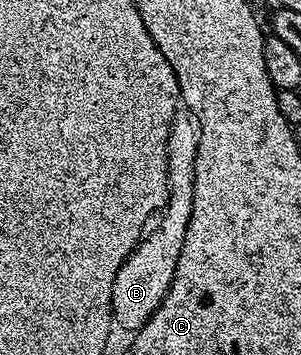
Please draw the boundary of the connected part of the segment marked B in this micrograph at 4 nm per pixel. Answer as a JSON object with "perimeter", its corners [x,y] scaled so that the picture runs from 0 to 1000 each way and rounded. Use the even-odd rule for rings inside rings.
{"perimeter":[[[598,301],[575,324],[575,346],[561,358],[555,577],[535,592],[528,637],[478,665],[458,696],[415,730],[415,741],[402,741],[389,786],[375,786],[369,887],[379,913],[392,924],[399,915],[422,944],[458,938],[468,921],[482,921],[482,910],[495,910],[508,876],[535,865],[575,797],[588,730],[601,730],[601,696],[615,696],[615,651],[628,651],[628,606],[641,606],[641,515],[658,411],[661,358],[648,346],[648,327],[618,301]]]}

